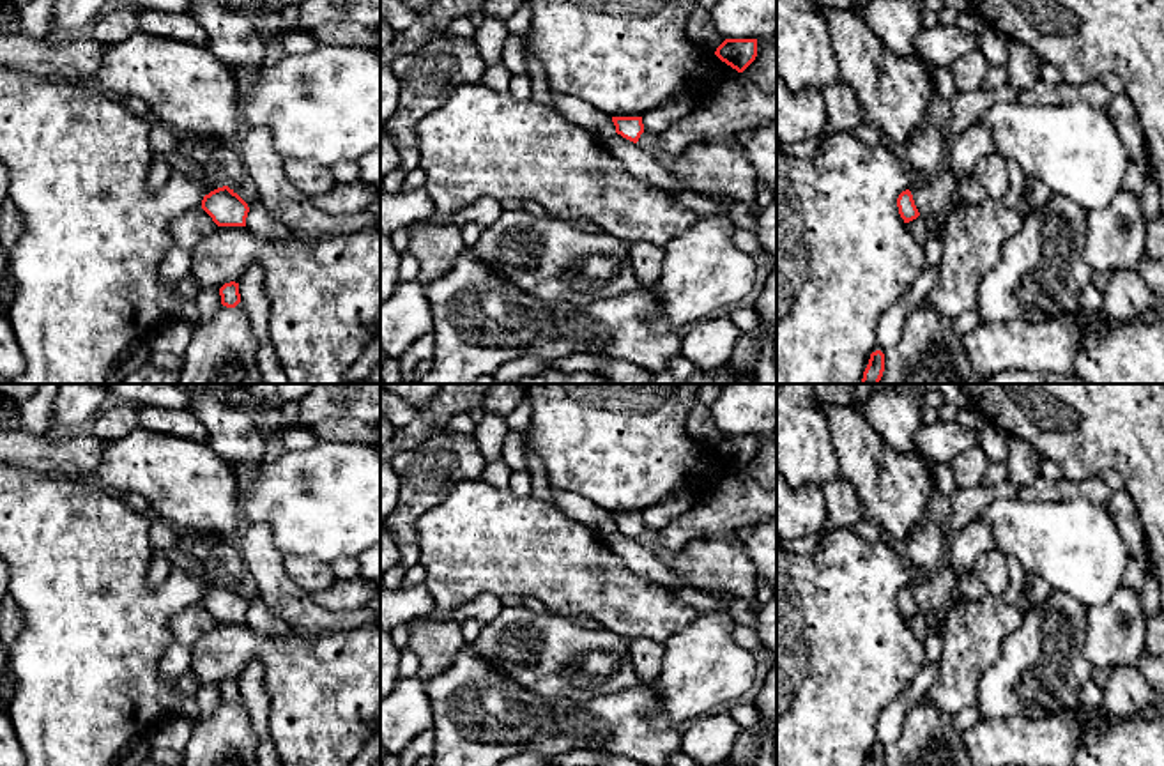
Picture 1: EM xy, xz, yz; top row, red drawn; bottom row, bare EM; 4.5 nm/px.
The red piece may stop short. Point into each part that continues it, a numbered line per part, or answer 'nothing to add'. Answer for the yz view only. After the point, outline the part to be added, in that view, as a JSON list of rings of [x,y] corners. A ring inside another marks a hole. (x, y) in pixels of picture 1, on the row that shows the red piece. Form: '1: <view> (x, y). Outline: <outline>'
nothing to add

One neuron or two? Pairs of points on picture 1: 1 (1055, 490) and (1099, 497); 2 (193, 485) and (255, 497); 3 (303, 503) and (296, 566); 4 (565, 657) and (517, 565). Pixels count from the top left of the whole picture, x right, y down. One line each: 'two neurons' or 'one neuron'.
1: one neuron
2: two neurons
3: two neurons
4: two neurons

